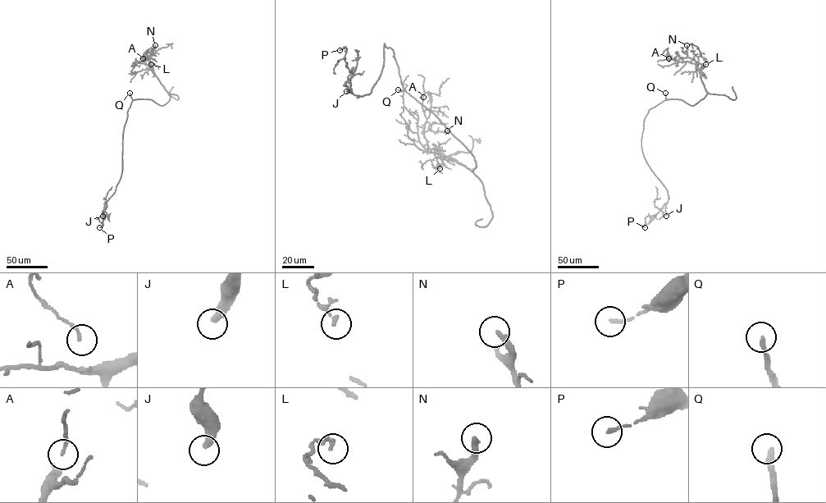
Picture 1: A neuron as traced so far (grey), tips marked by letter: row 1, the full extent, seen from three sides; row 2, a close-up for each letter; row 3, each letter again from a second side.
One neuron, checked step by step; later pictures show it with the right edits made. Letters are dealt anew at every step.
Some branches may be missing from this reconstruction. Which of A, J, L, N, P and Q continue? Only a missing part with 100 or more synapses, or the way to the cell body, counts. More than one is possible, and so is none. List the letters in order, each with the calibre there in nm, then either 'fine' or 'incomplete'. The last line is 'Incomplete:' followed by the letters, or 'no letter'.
A: 100 nm thick; fine
J: 360 nm thick; fine
L: 160 nm thick; fine
N: 280 nm thick; fine
P: 150 nm thick; fine
Q: 200 nm thick; incomplete
Incomplete: Q

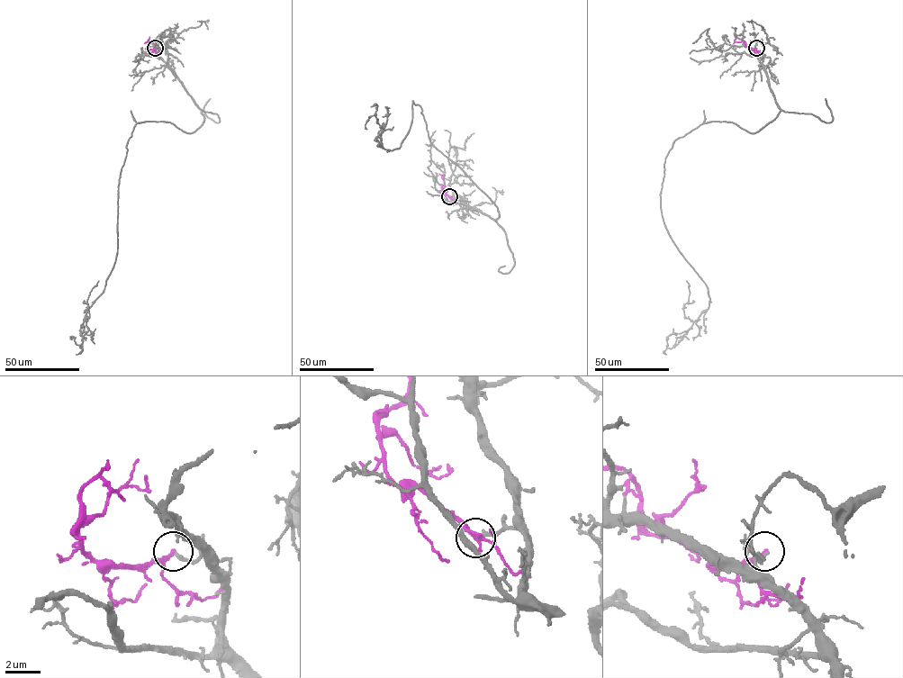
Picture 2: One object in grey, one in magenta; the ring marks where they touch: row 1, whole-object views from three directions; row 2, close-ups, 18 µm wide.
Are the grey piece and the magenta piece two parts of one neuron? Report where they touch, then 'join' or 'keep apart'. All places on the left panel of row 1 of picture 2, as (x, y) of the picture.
at (155, 48); keep apart

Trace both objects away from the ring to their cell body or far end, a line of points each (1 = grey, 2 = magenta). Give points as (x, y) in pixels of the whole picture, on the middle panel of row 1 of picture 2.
1: (449, 197), (499, 216), (432, 144), (412, 101), (399, 148), (383, 147), (374, 115), (366, 129)
2: (449, 197), (442, 191), (441, 176), (445, 176)

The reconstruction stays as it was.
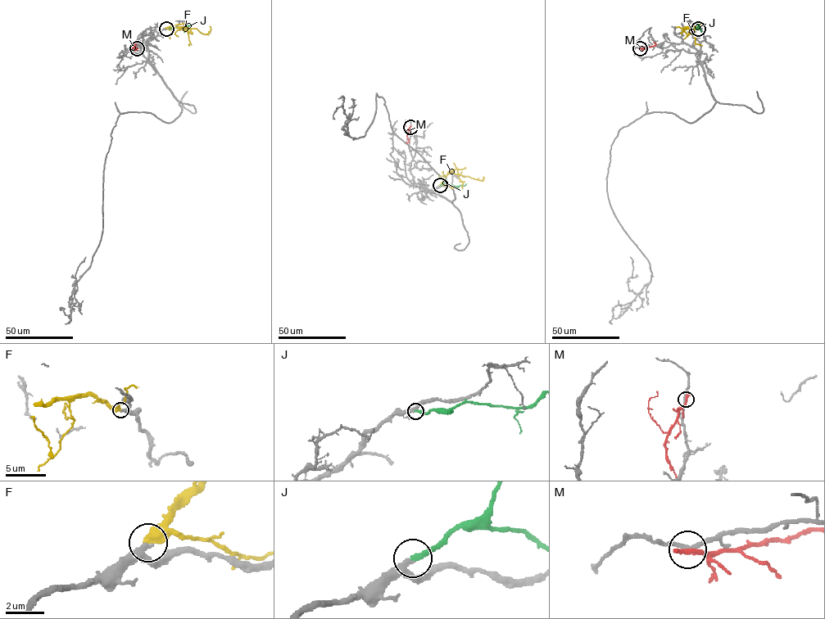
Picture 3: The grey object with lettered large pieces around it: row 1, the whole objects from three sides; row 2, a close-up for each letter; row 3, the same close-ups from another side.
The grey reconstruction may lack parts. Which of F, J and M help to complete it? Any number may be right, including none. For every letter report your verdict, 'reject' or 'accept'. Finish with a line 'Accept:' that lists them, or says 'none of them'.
F: reject
J: accept
M: reject
Accept: J

